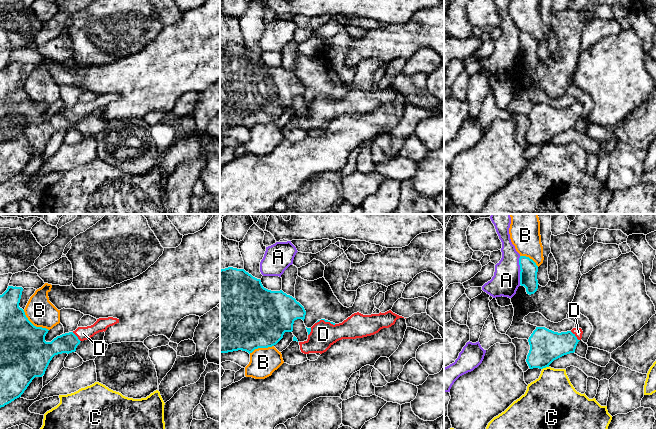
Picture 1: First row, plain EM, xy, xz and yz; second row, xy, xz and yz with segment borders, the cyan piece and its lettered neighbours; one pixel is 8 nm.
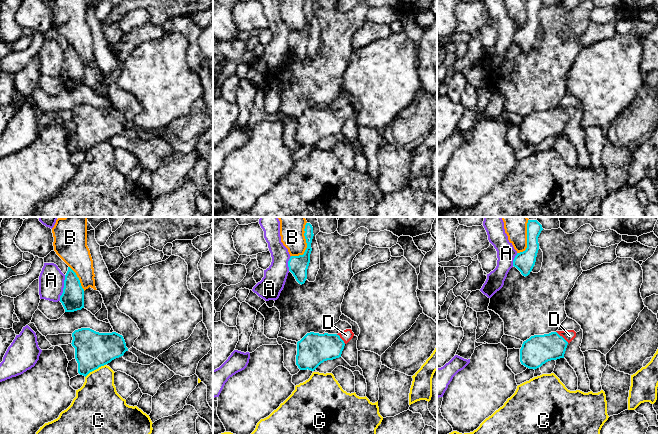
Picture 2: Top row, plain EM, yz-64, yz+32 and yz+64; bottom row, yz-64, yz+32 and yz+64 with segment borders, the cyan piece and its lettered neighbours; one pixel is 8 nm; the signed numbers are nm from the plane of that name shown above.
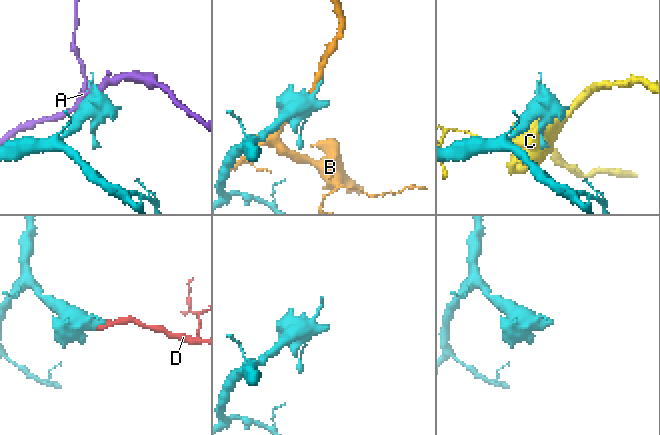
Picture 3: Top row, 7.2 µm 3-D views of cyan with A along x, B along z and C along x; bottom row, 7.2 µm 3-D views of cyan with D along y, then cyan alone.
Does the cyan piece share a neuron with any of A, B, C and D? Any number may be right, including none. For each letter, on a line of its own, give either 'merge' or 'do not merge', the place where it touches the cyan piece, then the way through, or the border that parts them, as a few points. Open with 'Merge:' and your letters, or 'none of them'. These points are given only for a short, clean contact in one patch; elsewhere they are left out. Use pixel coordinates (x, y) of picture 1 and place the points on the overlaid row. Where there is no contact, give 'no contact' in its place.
Merge: D
A: do not merge; meets cyan in yz at (520, 269)
B: do not merge; meets cyan in xy at (33, 325)
C: do not merge; meets cyan in yz at (545, 367)
D: merge; meets cyan in yz at (575, 336)

